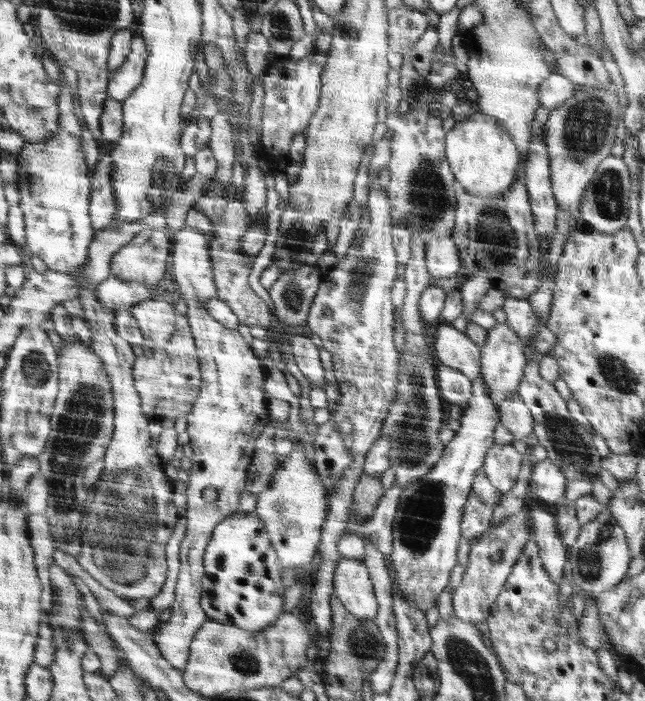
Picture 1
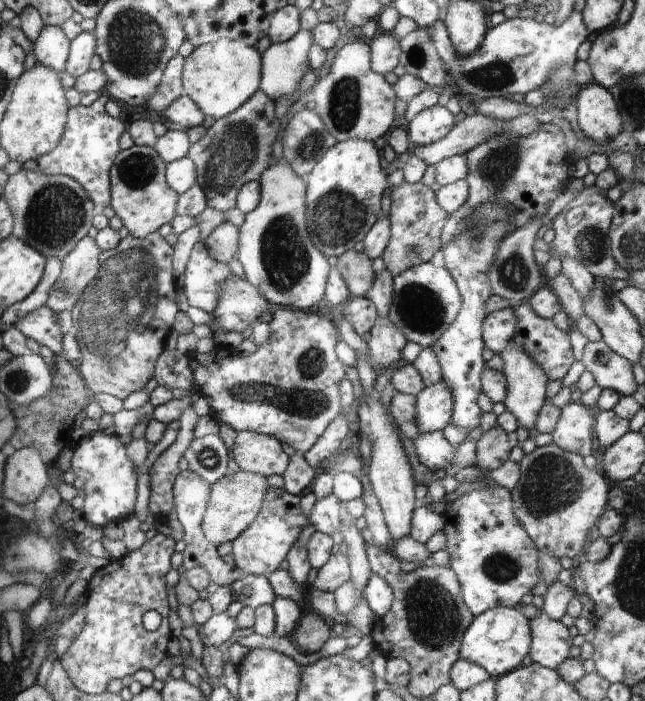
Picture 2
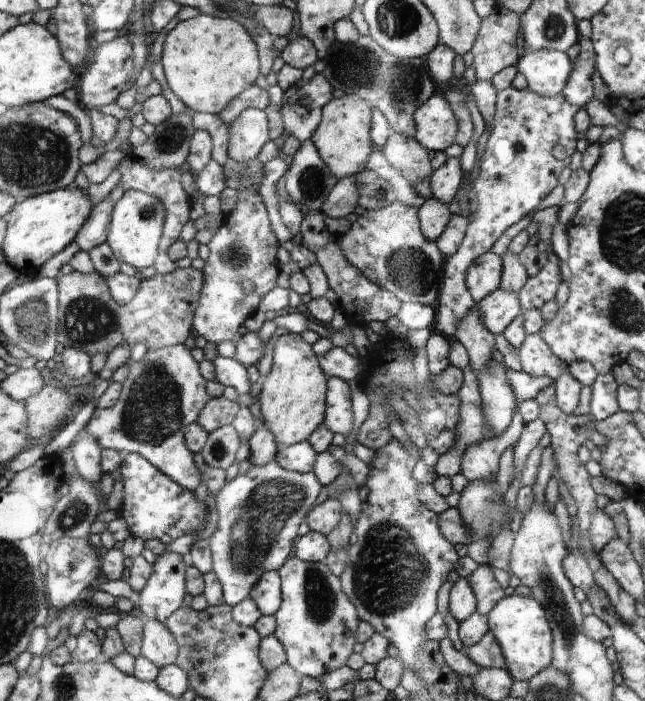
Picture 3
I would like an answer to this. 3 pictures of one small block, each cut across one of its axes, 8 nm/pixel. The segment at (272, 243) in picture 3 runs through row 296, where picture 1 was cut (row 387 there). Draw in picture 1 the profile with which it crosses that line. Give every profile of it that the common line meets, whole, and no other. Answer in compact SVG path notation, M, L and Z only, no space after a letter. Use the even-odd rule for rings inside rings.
M184 226L171 237L171 277L180 289L180 296L186 301L186 317L196 341L197 356L201 361L201 392L187 414L187 432L193 450L190 458L193 468L188 471L186 490L187 531L181 542L181 563L175 600L171 606L172 618L156 632L157 648L161 656L174 668L183 671L189 661L189 650L192 648L194 636L209 621L205 609L201 607L201 595L204 594L201 580L205 578L205 548L217 524L239 510L239 496L245 490L256 442L271 420L266 410L266 376L264 370L260 370L260 360L256 358L256 353L242 340L237 329L227 329L207 309L207 301L217 299L212 256L209 253L210 236L204 236L198 229ZM208 486L216 488L218 492L218 499L212 503L202 498L202 490Z

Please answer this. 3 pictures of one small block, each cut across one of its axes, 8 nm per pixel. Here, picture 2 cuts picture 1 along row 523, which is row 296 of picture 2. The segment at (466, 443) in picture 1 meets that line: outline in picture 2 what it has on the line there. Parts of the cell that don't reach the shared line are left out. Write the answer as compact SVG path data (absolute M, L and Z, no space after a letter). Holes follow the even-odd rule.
M429 261L393 277L389 318L410 342L420 344L422 348L432 347L457 320L461 303L461 291L449 269Z

